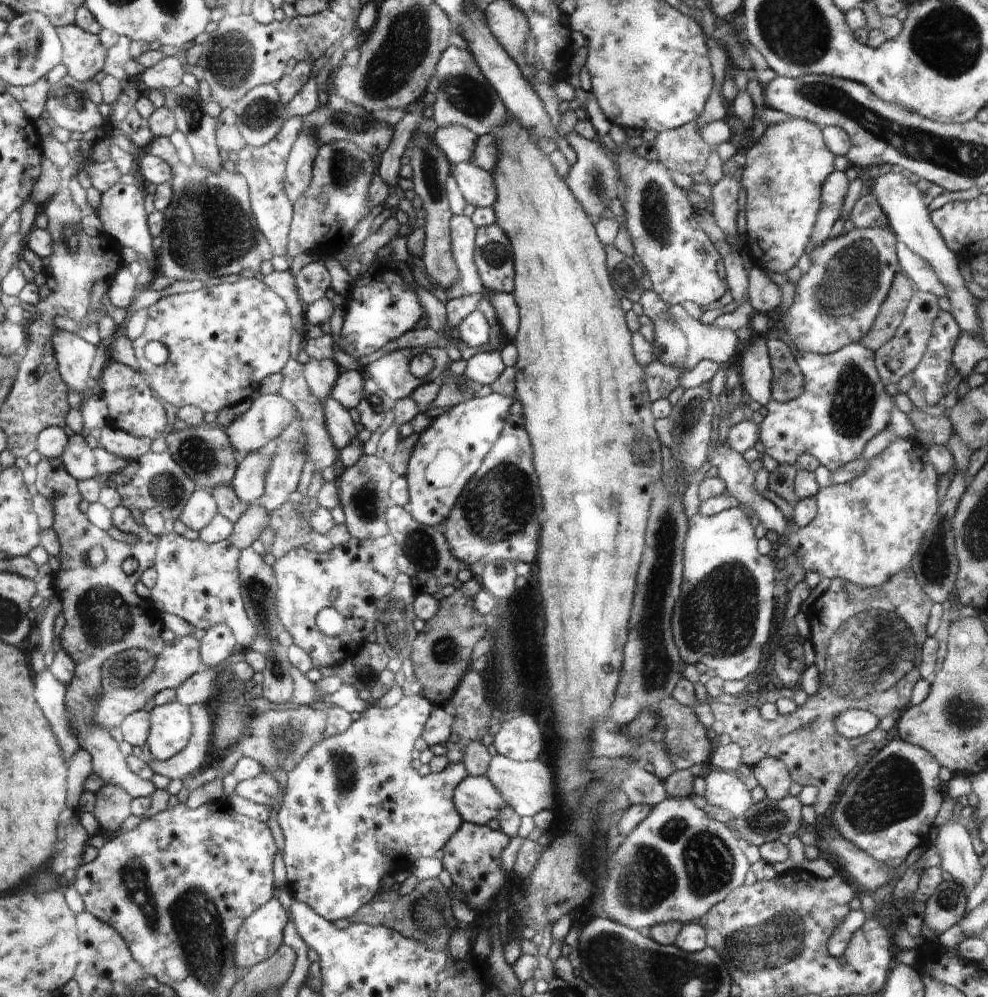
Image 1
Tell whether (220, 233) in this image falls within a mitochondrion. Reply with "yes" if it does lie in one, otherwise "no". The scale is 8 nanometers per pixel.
yes

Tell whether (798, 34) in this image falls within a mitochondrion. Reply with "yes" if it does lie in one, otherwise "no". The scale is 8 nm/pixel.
yes

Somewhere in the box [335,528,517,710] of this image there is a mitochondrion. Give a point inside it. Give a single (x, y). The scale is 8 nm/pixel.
(395, 625)

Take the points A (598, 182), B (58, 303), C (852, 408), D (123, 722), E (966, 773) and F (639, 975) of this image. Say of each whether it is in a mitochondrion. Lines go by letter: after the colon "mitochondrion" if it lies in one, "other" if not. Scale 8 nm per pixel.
A: mitochondrion
B: other
C: mitochondrion
D: other
E: other
F: mitochondrion

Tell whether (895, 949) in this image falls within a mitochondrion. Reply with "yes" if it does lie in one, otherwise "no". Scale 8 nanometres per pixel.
no

